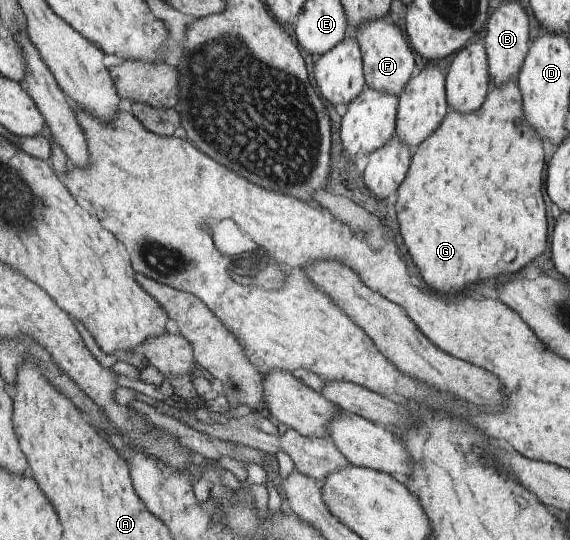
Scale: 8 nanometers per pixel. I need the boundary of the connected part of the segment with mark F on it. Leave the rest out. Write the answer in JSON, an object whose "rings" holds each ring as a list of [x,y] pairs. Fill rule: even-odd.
{"rings":[[[389,17],[370,20],[367,24],[354,29],[353,34],[363,52],[368,86],[379,89],[380,92],[394,92],[396,96],[399,96],[412,79],[416,60],[414,60],[412,50],[406,44],[406,36],[394,24],[386,22],[387,18]]]}

